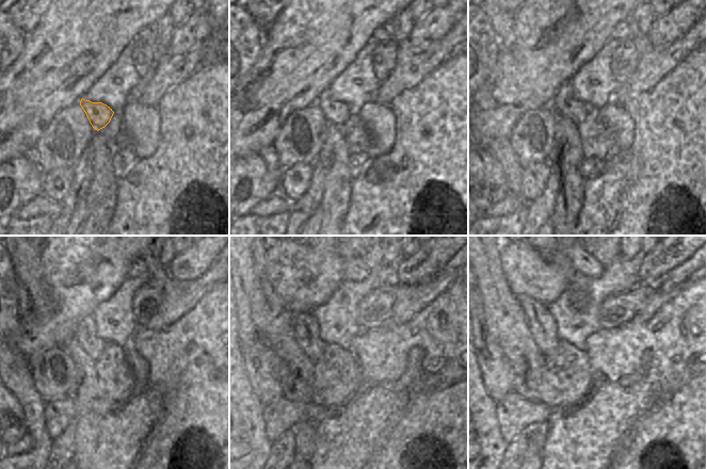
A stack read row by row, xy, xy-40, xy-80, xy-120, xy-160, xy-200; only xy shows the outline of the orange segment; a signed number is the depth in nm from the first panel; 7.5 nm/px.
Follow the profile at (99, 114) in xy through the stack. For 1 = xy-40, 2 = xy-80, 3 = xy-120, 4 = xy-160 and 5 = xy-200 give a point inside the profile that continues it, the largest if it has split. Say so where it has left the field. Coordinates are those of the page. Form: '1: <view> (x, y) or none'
1: xy-40 (335, 112)
2: xy-80 (568, 108)
3: xy-120 (86, 345)
4: xy-160 (305, 327)
5: xy-200 (542, 324)

